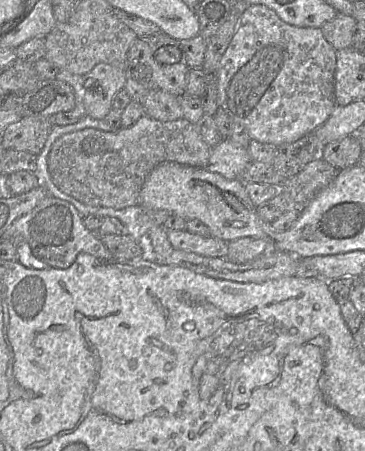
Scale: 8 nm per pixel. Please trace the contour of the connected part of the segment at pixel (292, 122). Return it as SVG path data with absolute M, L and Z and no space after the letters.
M251 4L243 12L237 30L223 54L215 71L218 88L218 109L223 110L234 124L243 125L252 140L261 143L273 144L278 147L297 141L298 139L313 134L323 125L335 109L334 75L336 69L336 50L324 38L320 28L296 27L284 22L274 10L262 4Z

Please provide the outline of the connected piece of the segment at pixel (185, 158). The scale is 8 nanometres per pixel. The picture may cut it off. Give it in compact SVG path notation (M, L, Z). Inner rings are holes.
M144 114L129 128L110 132L85 128L62 135L48 154L48 171L62 192L82 203L122 209L139 205L142 186L157 165L175 162L205 168L211 149L188 120L161 122Z

